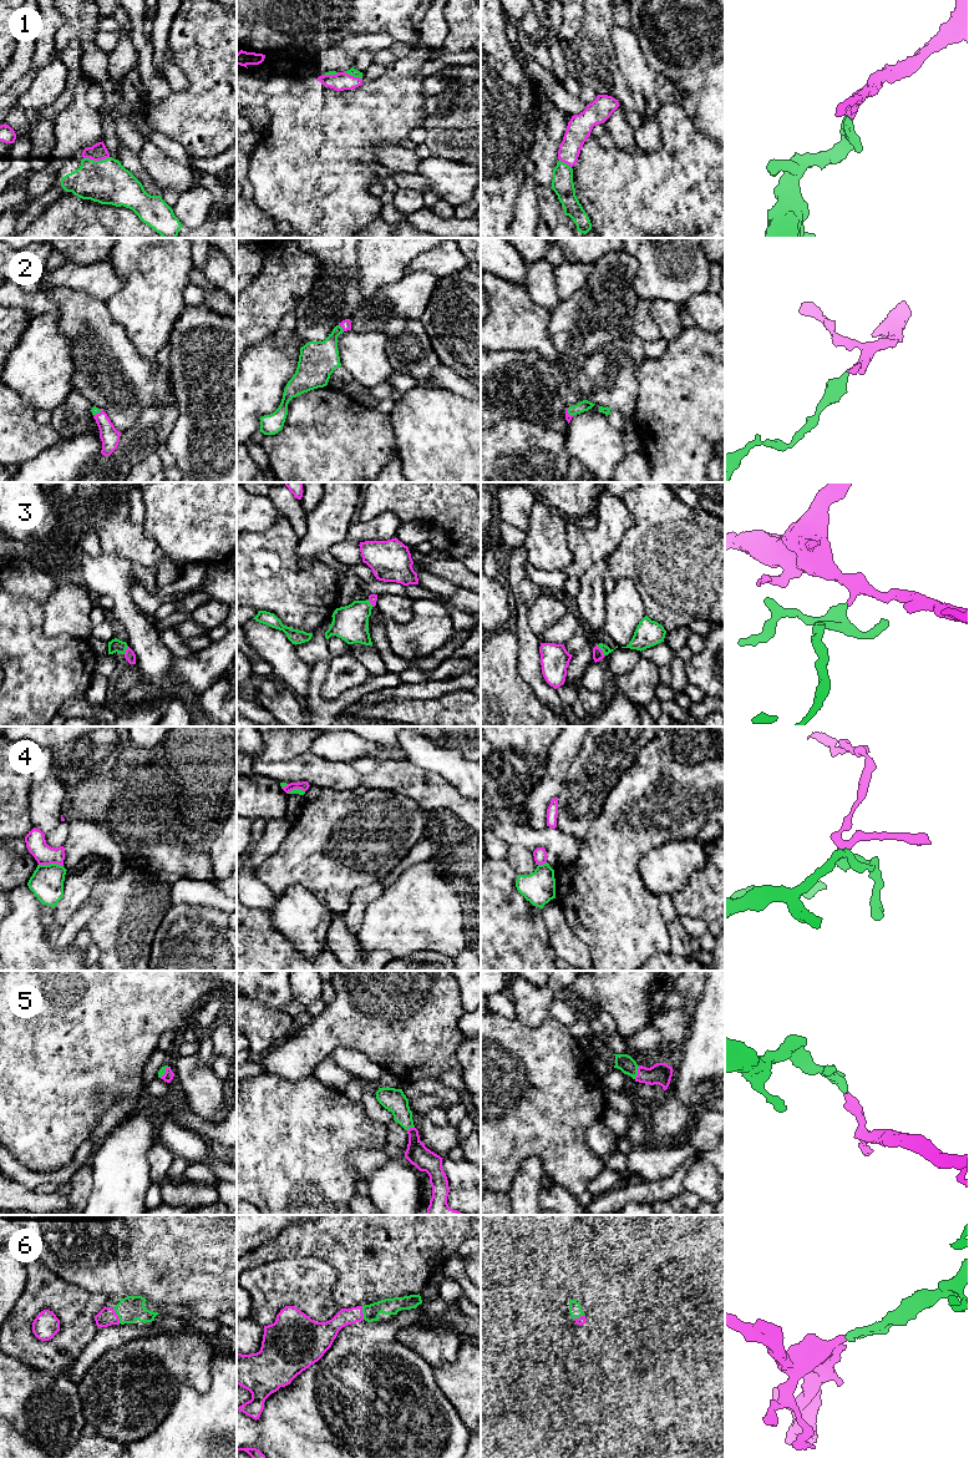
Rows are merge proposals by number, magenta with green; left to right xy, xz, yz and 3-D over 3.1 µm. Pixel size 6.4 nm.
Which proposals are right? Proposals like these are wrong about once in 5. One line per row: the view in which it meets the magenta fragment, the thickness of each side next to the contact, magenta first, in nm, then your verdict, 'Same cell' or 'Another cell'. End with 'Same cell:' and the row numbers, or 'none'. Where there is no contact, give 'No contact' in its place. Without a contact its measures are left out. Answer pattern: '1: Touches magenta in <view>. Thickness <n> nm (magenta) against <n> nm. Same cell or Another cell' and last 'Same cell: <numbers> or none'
1: Touches magenta in xy. Thickness 110 nm (magenta) against 280 nm. Same cell
2: Touches magenta in xz. Thickness 60 nm (magenta) against 220 nm. Same cell
3: Touches magenta in yz. Thickness 70 nm (magenta) against 50 nm. Same cell
4: Touches magenta in xy. Thickness 130 nm (magenta) against 220 nm. Another cell
5: Touches magenta in yz. Thickness 140 nm (magenta) against 110 nm. Same cell
6: Touches magenta in xy. Thickness 120 nm (magenta) against 160 nm. Same cell
Same cell: 1, 2, 3, 5, 6

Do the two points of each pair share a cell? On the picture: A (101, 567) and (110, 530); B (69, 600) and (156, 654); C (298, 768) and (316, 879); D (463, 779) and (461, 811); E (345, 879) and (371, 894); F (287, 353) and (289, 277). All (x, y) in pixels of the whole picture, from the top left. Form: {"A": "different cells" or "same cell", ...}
{"A": "different cells", "B": "different cells", "C": "different cells", "D": "different cells", "E": "different cells", "F": "different cells"}

